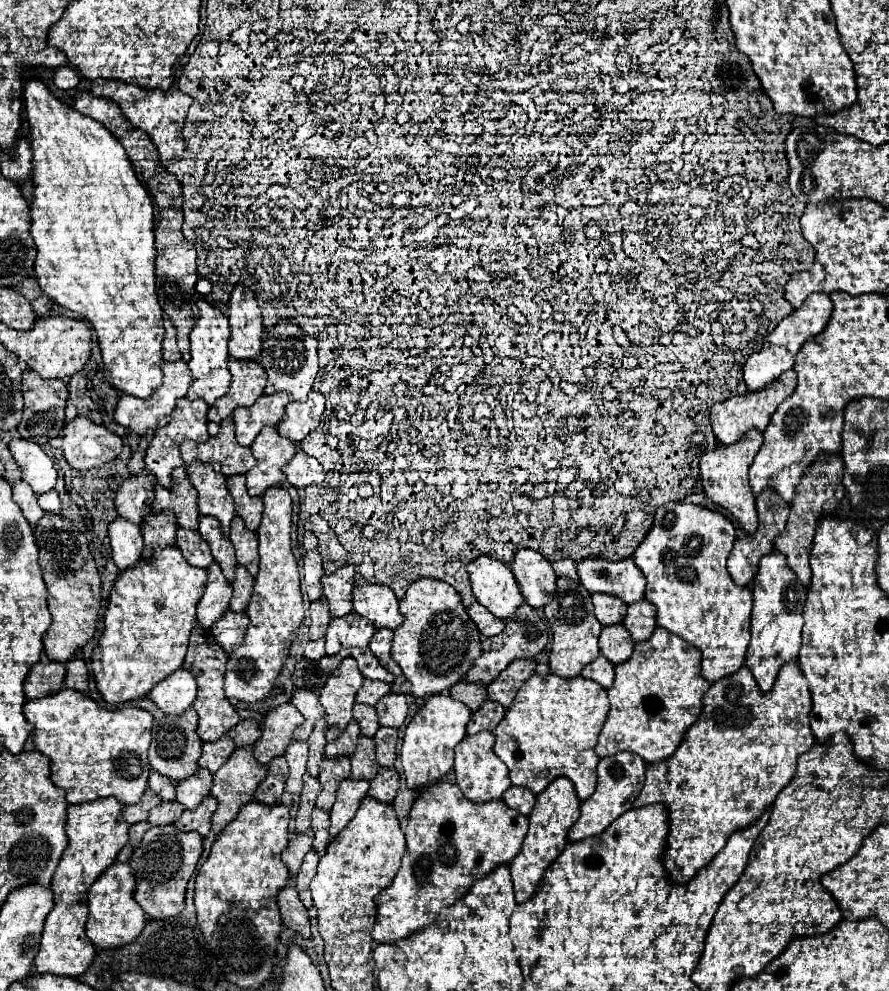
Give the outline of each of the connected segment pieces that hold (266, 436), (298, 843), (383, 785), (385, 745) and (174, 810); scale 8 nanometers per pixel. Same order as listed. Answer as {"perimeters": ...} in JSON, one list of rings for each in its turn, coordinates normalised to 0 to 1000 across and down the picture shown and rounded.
{"perimeters":[[[[297,432],[281,450],[288,470],[277,476],[277,492],[281,501],[295,501],[299,492],[322,486],[317,470],[333,458],[333,448],[313,438],[310,432]]],[[[346,836],[342,842],[333,842],[333,844],[324,850],[324,854],[319,856],[317,868],[319,868],[319,872],[324,874],[326,882],[335,882],[342,862],[351,856],[351,842],[353,842],[351,836]]],[[[427,775],[425,781],[423,781],[423,785],[416,787],[414,803],[423,805],[427,809],[441,811],[443,803],[445,803],[445,797],[448,797],[448,779],[445,779],[445,775],[441,775],[441,777]]],[[[425,735],[421,741],[423,749],[423,765],[427,773],[443,773],[445,767],[445,753],[448,753],[448,737],[445,735]]],[[[193,807],[193,809],[180,809],[169,821],[166,821],[166,829],[169,834],[187,834],[187,831],[196,831],[202,821],[207,819],[207,813],[202,813],[202,809]]]]}

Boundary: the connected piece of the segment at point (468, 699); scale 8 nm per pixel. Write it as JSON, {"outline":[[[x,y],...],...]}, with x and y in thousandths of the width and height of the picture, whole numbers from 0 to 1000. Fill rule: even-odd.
{"outline":[[[520,684],[513,692],[508,692],[506,702],[515,708],[522,708],[529,716],[535,716],[535,712],[549,704],[549,698],[547,692],[540,692],[540,688],[524,688],[524,684]]]}

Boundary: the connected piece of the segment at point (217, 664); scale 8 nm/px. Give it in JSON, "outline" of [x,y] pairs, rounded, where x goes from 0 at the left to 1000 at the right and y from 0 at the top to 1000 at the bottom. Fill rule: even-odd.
{"outline":[[[220,628],[220,632],[216,634],[216,640],[214,640],[214,652],[211,652],[211,660],[207,666],[207,674],[214,676],[223,688],[223,700],[220,700],[218,714],[223,718],[223,743],[229,749],[241,749],[241,747],[250,745],[261,733],[265,733],[270,729],[270,723],[265,720],[263,712],[252,702],[254,666],[256,666],[256,660],[243,650],[243,646],[238,644],[238,638],[234,634],[227,634]]]}

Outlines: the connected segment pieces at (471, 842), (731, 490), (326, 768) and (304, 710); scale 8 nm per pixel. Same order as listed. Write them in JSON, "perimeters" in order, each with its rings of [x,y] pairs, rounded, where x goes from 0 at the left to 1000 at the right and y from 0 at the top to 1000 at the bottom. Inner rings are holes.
{"perimeters":[[[[490,789],[477,795],[475,801],[466,807],[454,836],[457,862],[452,864],[452,874],[443,884],[441,892],[432,896],[423,906],[425,922],[418,947],[423,951],[443,951],[461,945],[466,938],[472,938],[472,934],[488,932],[495,924],[495,918],[508,914],[529,898],[533,890],[533,880],[553,880],[562,872],[574,872],[576,866],[585,860],[592,840],[594,823],[587,823],[583,817],[571,815],[565,807],[535,811],[522,805],[520,797],[506,789]]],[[[841,434],[830,446],[826,446],[823,450],[805,450],[803,454],[794,454],[787,460],[787,482],[792,488],[792,496],[794,501],[817,513],[823,521],[828,521],[828,525],[835,529],[835,533],[846,539],[853,531],[853,523],[850,523],[850,505],[846,498],[846,492],[841,488],[841,472],[850,460],[850,456],[857,450],[857,436],[855,434]]],[[[362,765],[360,769],[360,791],[362,799],[355,805],[360,817],[371,817],[378,805],[378,795],[385,787],[394,785],[394,767],[391,765]]],[[[331,696],[328,700],[328,710],[335,714],[335,718],[342,723],[342,729],[337,735],[331,737],[331,745],[335,747],[346,747],[351,735],[353,735],[353,729],[358,725],[362,725],[364,716],[362,716],[362,710],[358,708],[358,702],[351,698],[351,696]]]]}

